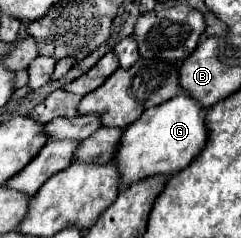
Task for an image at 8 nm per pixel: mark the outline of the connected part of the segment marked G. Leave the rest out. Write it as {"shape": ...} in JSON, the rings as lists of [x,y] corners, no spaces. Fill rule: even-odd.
{"shape":[[[179,94],[161,106],[145,110],[137,122],[123,130],[117,154],[113,158],[121,176],[121,188],[129,188],[133,182],[141,182],[141,178],[151,178],[157,174],[171,176],[183,170],[203,150],[205,138],[205,110],[189,94]]]}

